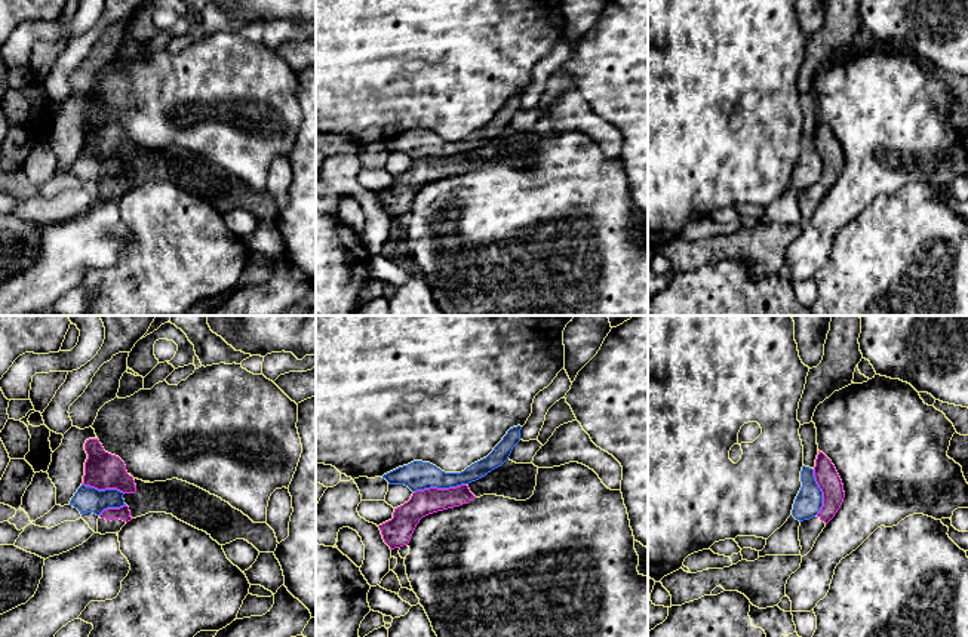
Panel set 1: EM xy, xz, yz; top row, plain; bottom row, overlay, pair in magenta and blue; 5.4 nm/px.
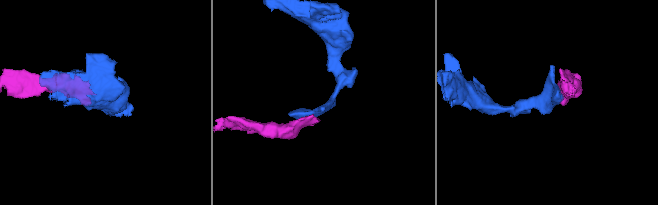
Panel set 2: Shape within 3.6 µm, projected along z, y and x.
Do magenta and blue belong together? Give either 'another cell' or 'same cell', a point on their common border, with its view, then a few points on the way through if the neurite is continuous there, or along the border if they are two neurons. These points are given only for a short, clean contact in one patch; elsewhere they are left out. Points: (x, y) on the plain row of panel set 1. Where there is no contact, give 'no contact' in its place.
another cell; contact xz (439, 157); border xz (466, 151), (448, 156), (424, 156), (414, 160)

